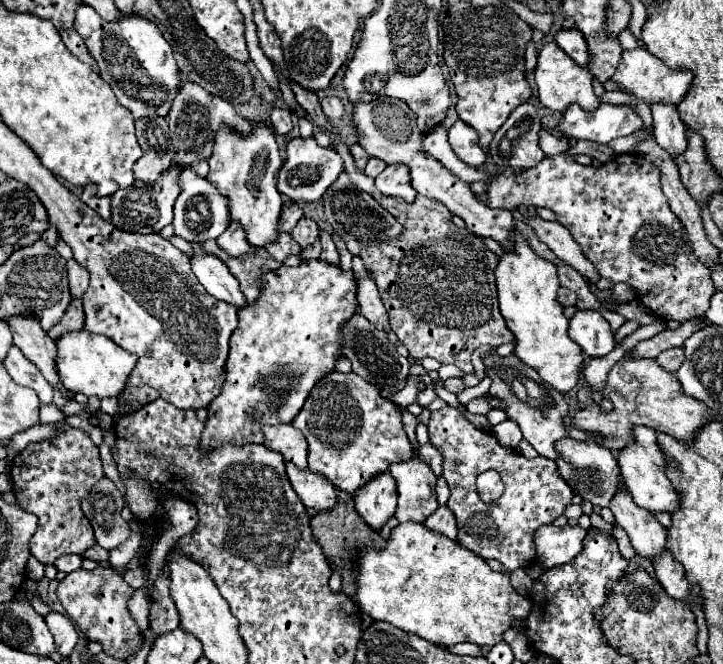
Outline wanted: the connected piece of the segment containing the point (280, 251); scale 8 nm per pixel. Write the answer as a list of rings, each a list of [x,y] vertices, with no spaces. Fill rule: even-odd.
[[[281,233],[281,235],[279,235],[279,241],[277,241],[277,243],[271,243],[271,245],[267,247],[267,251],[269,251],[269,255],[271,255],[273,259],[277,259],[279,263],[283,263],[285,257],[289,257],[289,255],[299,255],[299,253],[301,253],[301,247],[293,241],[293,237],[291,237],[289,233]]]

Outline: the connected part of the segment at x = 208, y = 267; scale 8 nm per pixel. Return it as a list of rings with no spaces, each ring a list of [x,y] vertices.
[[[193,243],[195,257],[191,259],[191,269],[199,283],[209,291],[215,299],[231,303],[237,309],[243,309],[247,305],[245,295],[239,289],[239,281],[229,273],[227,265],[219,261],[215,255],[205,255],[199,247],[199,243]]]

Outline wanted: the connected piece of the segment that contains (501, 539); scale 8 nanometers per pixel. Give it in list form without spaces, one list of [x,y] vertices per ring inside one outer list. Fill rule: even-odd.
[[[449,405],[433,411],[427,427],[431,445],[443,455],[443,477],[451,491],[449,509],[453,511],[458,525],[457,541],[483,559],[497,559],[509,571],[531,565],[537,557],[533,545],[535,531],[561,517],[573,499],[569,485],[555,469],[555,461],[541,455],[527,459],[519,451],[499,445],[489,431],[473,427]],[[489,469],[495,469],[501,475],[505,491],[499,499],[485,503],[477,495],[475,479],[479,473]],[[473,513],[477,513],[477,517],[473,517]],[[473,521],[477,521],[477,525],[473,525]]]

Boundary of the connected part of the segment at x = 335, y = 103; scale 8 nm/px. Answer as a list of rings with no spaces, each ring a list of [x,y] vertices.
[[[325,97],[321,99],[321,107],[327,119],[341,119],[343,115],[343,103],[337,97]]]

